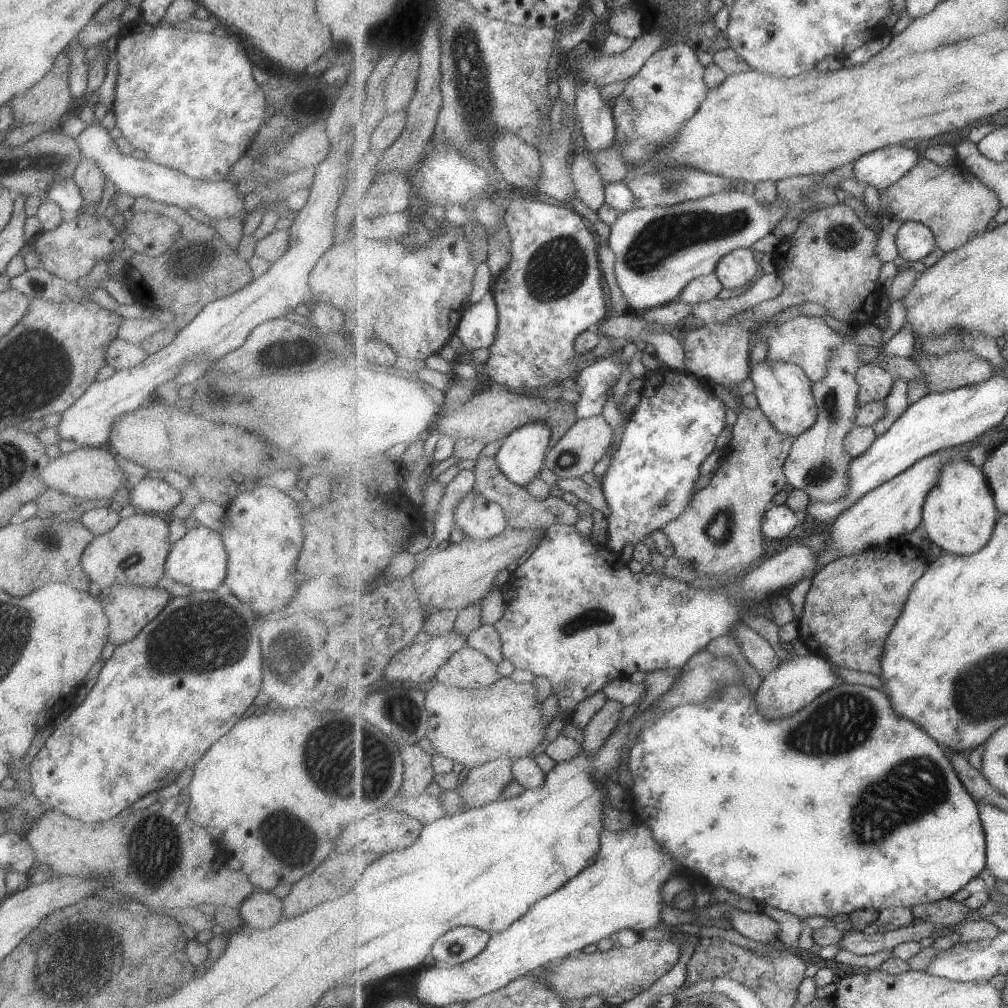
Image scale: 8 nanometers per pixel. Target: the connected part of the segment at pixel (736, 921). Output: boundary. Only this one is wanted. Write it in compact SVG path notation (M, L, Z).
M734 911L727 916L732 921L734 929L741 932L743 936L750 940L769 944L779 944L779 930L781 924L778 920L769 918L763 913L747 913L744 911Z

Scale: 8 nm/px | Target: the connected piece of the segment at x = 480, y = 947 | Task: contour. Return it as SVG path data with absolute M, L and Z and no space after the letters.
M458 927L436 944L432 956L440 965L457 965L478 956L488 948L492 934L474 927Z

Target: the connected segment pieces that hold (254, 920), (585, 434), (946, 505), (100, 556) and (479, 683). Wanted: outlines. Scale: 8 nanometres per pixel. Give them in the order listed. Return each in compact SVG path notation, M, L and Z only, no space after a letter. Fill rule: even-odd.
M255 890L237 910L244 926L272 928L282 919L282 900L270 891Z
M596 415L578 422L559 440L559 443L550 449L546 455L545 466L558 477L579 478L587 472L592 472L596 465L610 451L615 436L613 426L605 420L605 416Z
M958 461L944 467L941 483L933 488L924 505L923 517L931 542L947 553L970 556L991 542L1001 515L983 470L970 461Z
M136 512L128 518L120 518L117 525L104 534L94 536L80 555L80 566L90 581L99 585L100 590L121 585L138 585L139 587L157 587L164 584L164 563L170 550L167 541L168 524L153 513Z
M467 646L439 670L435 682L461 689L486 688L503 677L498 666L485 654Z

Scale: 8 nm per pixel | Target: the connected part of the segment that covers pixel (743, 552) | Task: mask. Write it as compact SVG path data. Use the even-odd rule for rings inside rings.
M735 390L729 392L740 404L737 422L732 427L734 436L729 456L709 484L692 496L685 511L661 530L671 541L679 560L693 564L700 576L726 573L725 582L747 575L765 552L762 524L765 514L775 507L773 498L789 483L784 467L796 442L779 433L765 412L743 407Z

